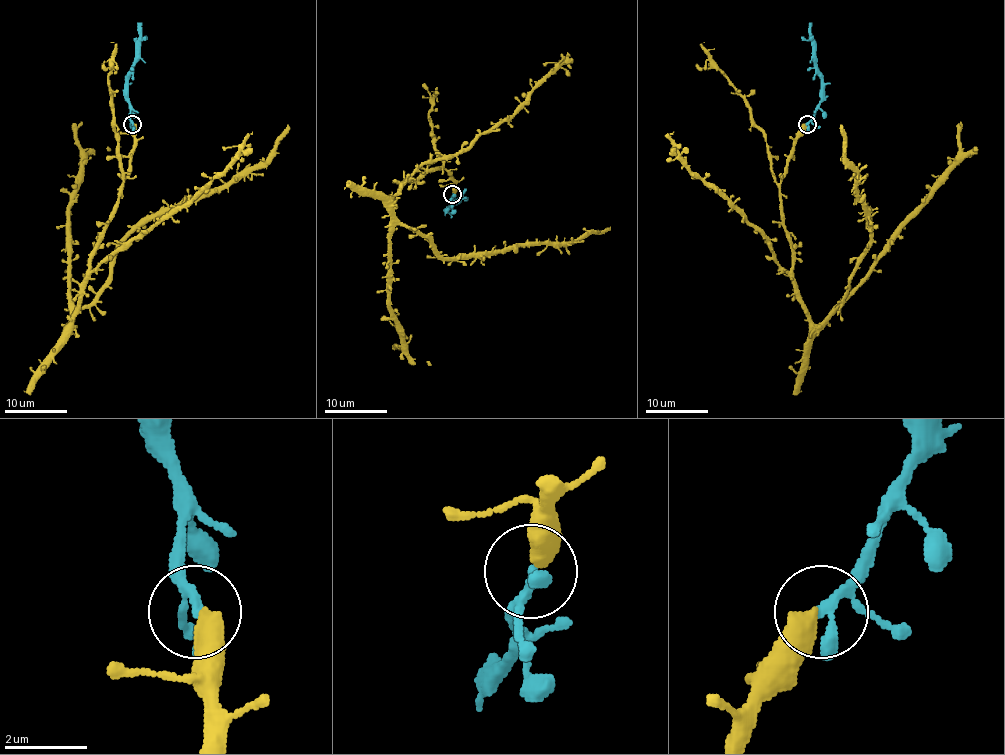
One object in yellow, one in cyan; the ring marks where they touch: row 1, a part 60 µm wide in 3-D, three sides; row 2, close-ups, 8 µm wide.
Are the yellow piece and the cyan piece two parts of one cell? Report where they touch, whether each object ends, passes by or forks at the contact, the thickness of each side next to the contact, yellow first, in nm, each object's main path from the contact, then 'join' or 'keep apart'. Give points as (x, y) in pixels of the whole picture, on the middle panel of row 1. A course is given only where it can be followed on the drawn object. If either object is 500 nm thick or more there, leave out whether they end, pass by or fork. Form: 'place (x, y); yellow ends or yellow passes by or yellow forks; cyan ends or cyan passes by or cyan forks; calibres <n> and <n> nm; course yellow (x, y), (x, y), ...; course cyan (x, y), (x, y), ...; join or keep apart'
place (452, 194); yellow ends; cyan forks; calibres 480 and 180 nm; course yellow (454, 193), (449, 174), (433, 168), (402, 187), (391, 201), (391, 213), (444, 257), (569, 244), (608, 227); course cyan (452, 194), (449, 209), (458, 196); join

